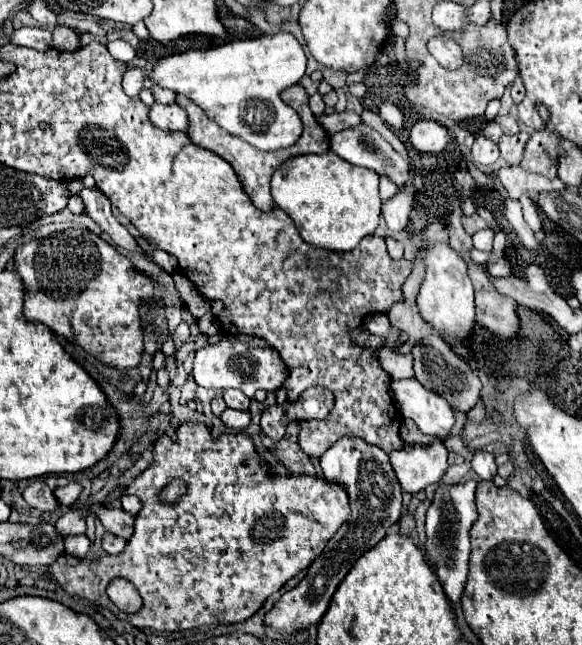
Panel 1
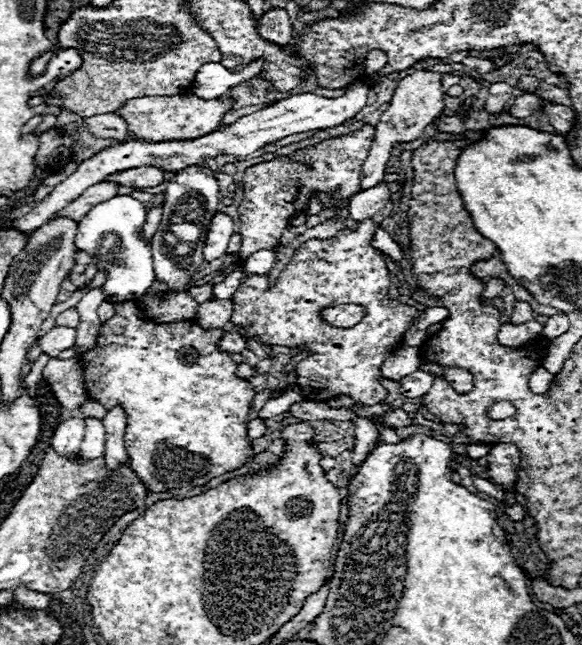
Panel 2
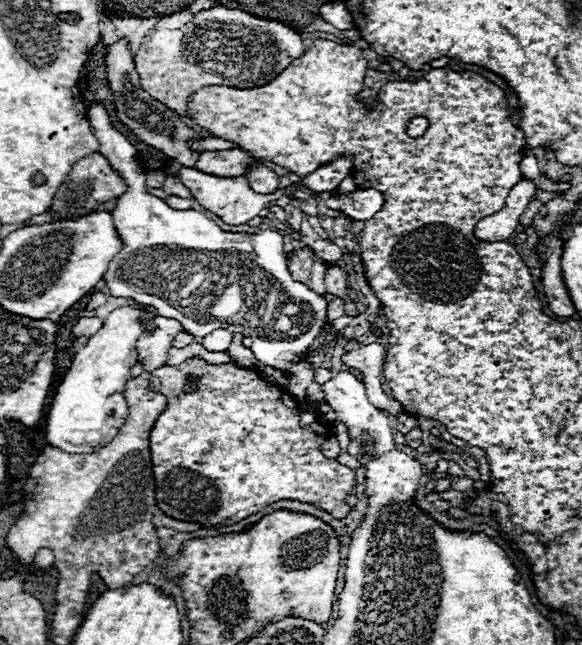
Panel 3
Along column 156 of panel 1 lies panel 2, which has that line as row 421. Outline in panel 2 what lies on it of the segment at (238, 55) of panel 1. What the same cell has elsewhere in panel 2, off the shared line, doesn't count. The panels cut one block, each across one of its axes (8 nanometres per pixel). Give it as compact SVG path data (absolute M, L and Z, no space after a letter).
M70 418L56 426L50 446L64 456L76 456L80 452L80 444L84 440L84 420Z

